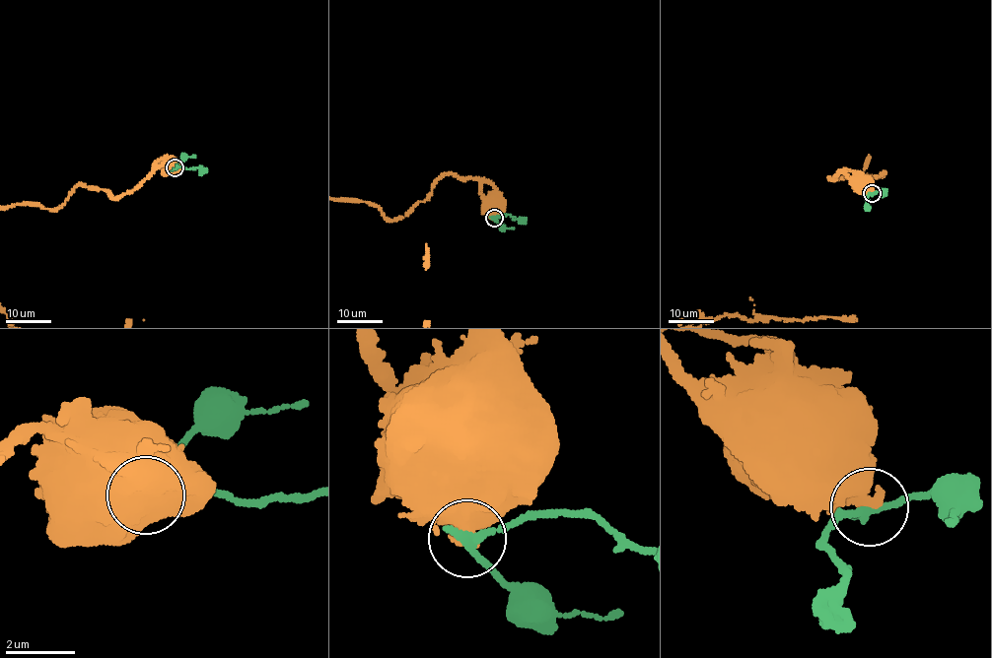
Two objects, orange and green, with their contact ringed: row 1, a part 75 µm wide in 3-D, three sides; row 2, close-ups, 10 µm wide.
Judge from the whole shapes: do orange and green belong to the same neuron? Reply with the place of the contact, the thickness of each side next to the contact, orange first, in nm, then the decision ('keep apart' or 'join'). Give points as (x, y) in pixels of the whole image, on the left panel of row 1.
place (175, 167); calibres 700 and 240 nm; keep apart

